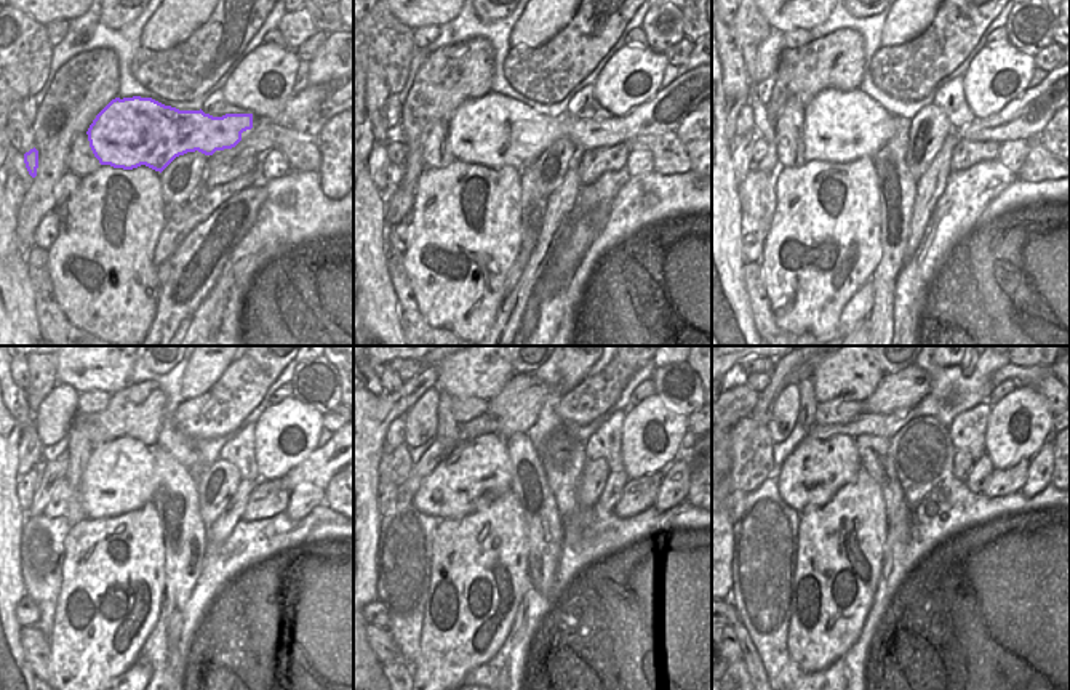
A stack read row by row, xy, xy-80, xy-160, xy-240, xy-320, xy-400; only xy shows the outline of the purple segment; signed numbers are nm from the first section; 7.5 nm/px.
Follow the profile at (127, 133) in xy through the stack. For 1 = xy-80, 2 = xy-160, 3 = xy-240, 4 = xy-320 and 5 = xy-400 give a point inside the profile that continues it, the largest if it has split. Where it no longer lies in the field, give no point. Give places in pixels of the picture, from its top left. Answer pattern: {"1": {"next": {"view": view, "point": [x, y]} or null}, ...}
{"1": {"next": {"view": "xy-80", "point": [493, 130]}}, "2": {"next": {"view": "xy-160", "point": [840, 127]}}, "3": {"next": {"view": "xy-240", "point": [120, 476]}}, "4": {"next": {"view": "xy-320", "point": [480, 466]}}, "5": {"next": {"view": "xy-400", "point": [816, 469]}}}

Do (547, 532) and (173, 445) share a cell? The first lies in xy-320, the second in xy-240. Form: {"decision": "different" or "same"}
{"decision": "different"}

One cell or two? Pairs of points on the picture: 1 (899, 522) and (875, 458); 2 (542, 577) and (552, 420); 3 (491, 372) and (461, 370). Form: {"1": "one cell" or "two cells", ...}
{"1": "one cell", "2": "two cells", "3": "one cell"}

